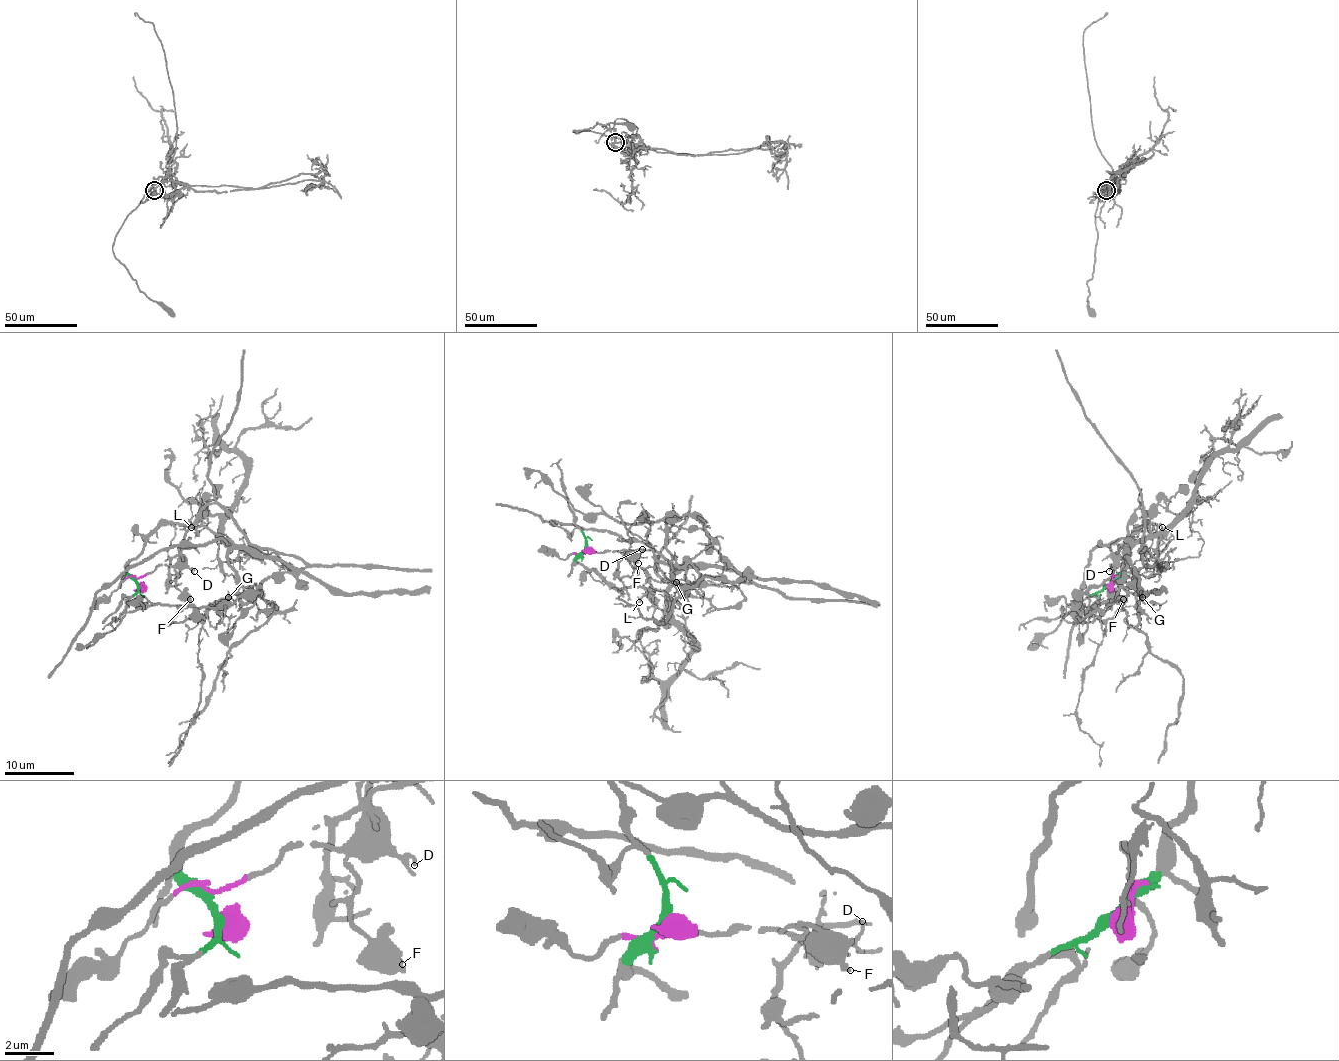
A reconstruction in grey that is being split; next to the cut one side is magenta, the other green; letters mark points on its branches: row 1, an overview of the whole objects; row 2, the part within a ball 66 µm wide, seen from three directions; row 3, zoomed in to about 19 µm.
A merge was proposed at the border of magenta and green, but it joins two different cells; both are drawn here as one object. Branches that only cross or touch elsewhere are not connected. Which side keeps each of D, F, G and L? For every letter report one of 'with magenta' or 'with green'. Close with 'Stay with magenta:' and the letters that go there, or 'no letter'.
D: with magenta
F: with magenta
G: with green
L: with green
Stay with magenta: D, F

